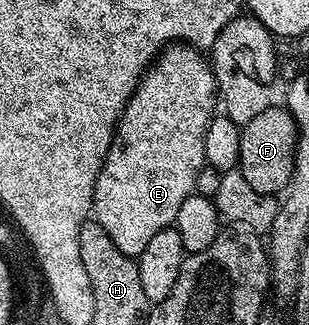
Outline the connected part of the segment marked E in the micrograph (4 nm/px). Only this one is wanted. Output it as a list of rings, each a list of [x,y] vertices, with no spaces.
[[[172,43],[151,62],[115,126],[115,138],[97,175],[91,204],[93,219],[105,227],[117,251],[138,259],[157,231],[174,226],[181,203],[185,203],[185,199],[195,192],[197,175],[203,170],[205,131],[216,109],[215,71],[200,50]]]

